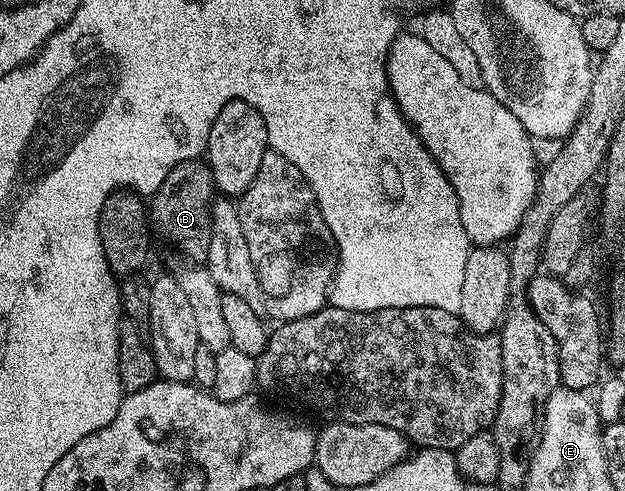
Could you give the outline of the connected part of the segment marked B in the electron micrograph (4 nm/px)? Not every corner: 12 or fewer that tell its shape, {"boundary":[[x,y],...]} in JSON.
{"boundary":[[180,162],[148,200],[148,220],[186,259],[205,265],[209,164]]}

